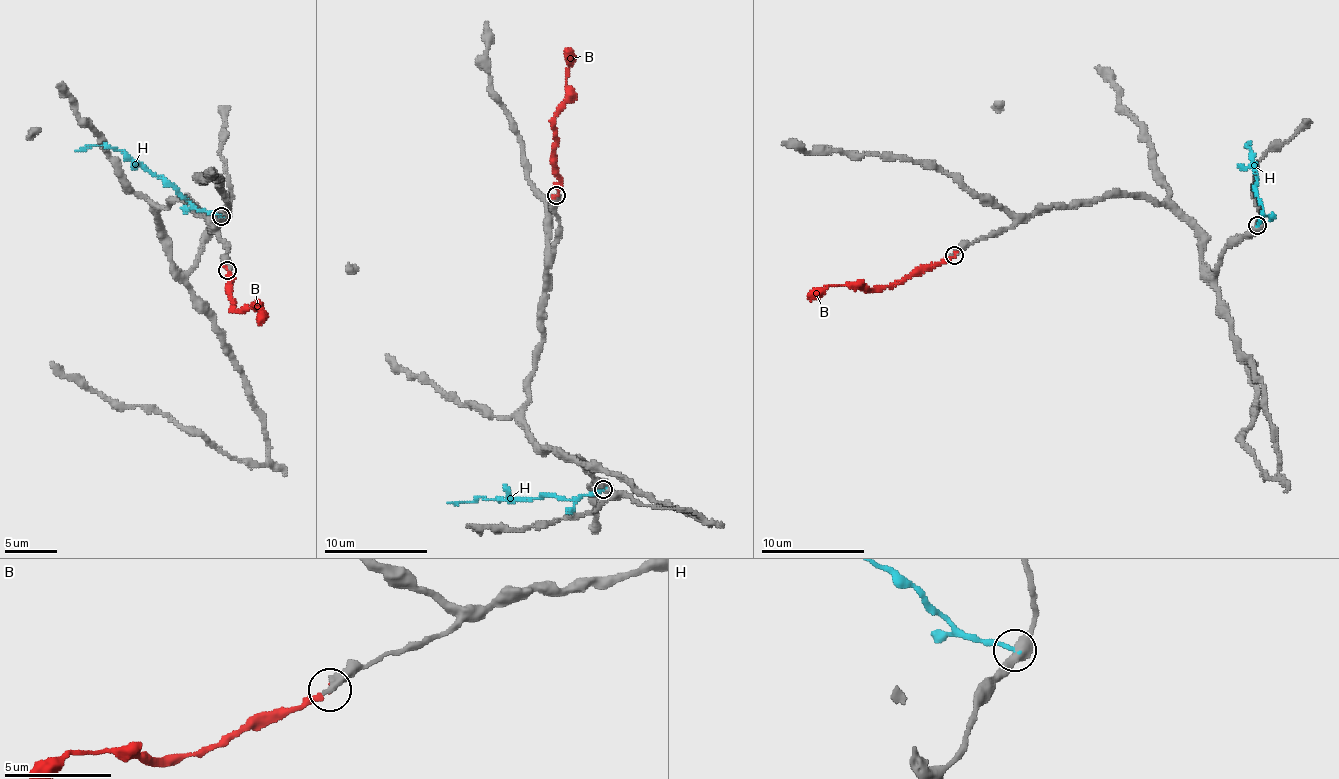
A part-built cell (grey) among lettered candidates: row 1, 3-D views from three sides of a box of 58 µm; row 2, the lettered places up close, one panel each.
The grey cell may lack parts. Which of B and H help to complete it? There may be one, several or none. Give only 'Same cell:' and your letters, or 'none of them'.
Same cell: B

